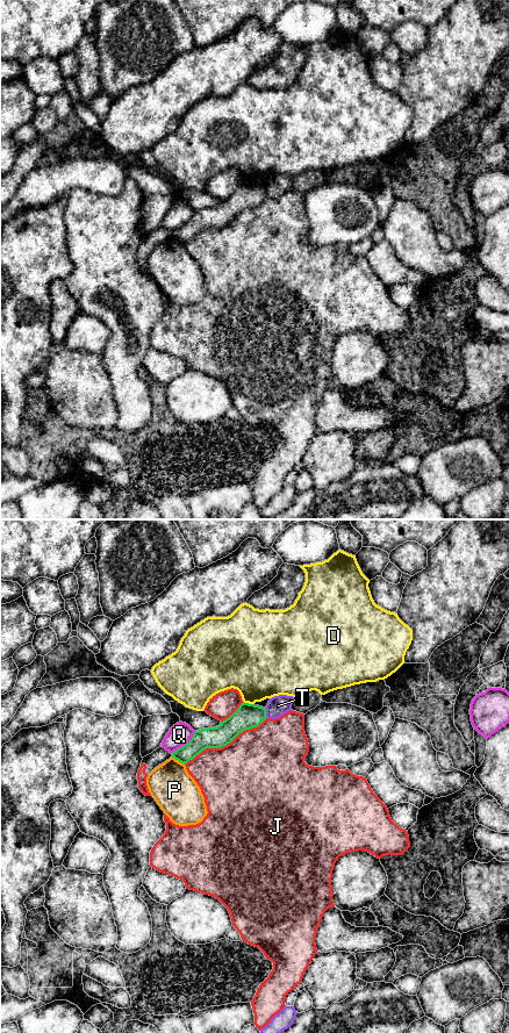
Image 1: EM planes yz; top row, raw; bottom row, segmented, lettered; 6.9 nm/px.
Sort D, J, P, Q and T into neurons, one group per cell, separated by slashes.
D / J / P / Q T

